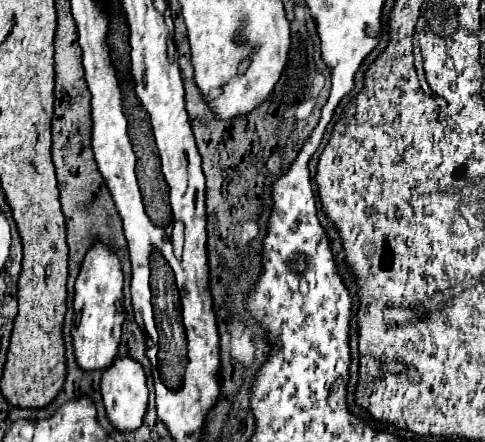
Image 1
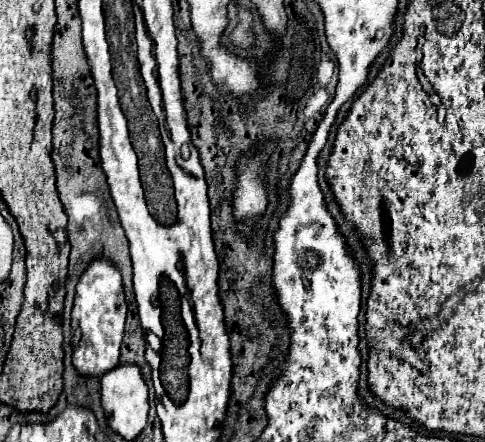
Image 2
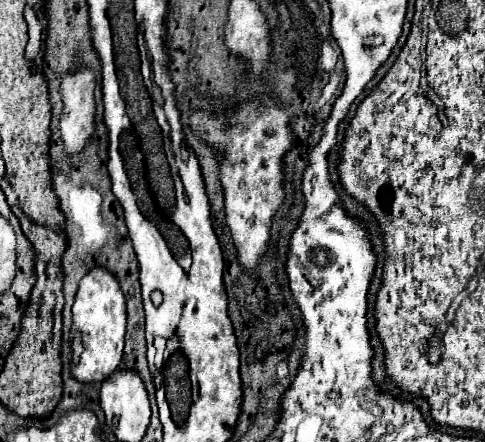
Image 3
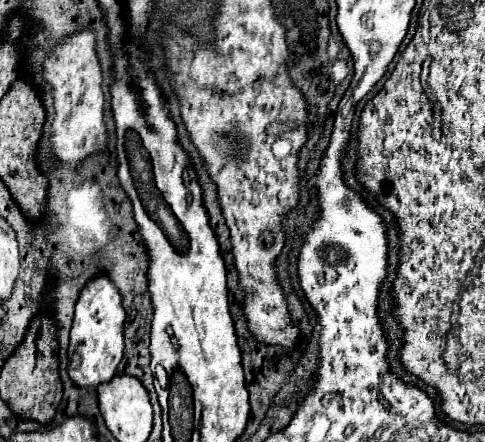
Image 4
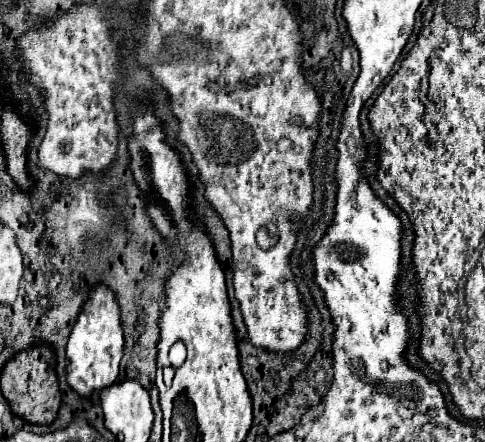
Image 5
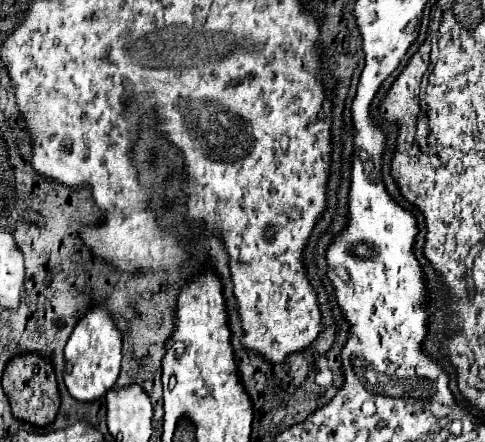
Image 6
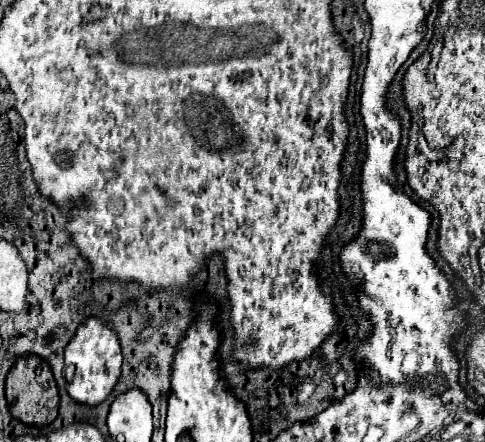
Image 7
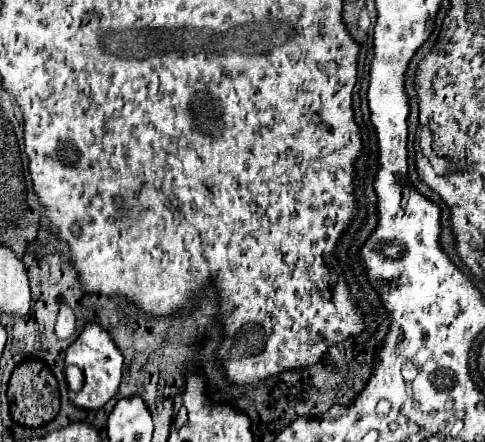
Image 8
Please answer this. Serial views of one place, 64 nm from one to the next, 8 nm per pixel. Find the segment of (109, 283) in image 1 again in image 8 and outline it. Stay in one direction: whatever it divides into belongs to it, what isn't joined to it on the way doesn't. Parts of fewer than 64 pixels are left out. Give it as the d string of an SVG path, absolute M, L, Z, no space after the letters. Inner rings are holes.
M86 324L84 332L66 350L66 364L80 366L84 376L86 376L84 388L80 392L70 392L70 400L72 400L72 404L76 408L100 410L120 388L120 380L122 380L122 352L112 342L110 334L104 328L100 328L98 324Z

